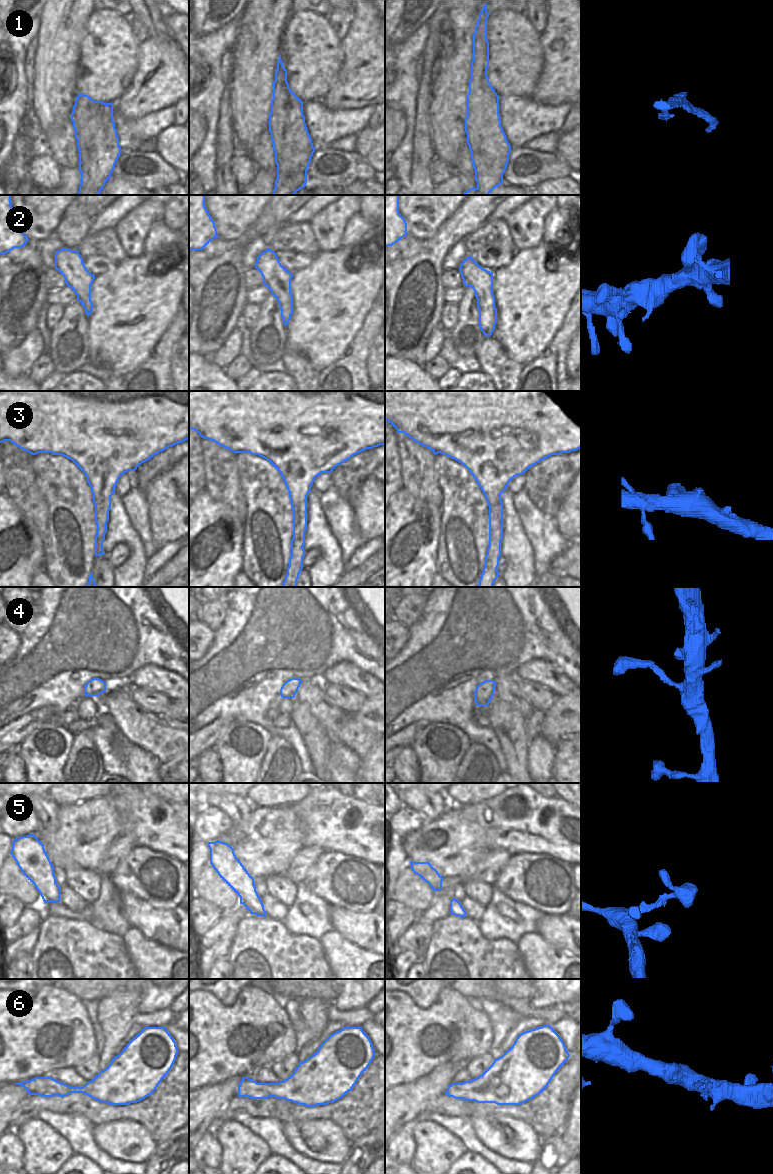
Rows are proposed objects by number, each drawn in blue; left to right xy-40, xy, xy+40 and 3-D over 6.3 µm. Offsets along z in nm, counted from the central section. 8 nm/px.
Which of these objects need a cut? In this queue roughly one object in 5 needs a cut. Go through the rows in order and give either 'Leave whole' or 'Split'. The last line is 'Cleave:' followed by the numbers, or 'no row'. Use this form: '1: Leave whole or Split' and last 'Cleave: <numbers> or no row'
1: Split
2: Leave whole
3: Leave whole
4: Leave whole
5: Leave whole
6: Leave whole
Cleave: 1.

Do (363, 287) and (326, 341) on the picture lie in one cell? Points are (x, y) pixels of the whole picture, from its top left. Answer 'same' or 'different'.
same

